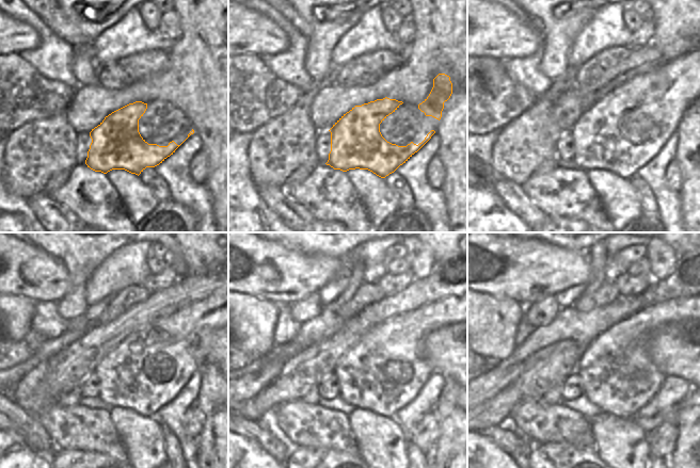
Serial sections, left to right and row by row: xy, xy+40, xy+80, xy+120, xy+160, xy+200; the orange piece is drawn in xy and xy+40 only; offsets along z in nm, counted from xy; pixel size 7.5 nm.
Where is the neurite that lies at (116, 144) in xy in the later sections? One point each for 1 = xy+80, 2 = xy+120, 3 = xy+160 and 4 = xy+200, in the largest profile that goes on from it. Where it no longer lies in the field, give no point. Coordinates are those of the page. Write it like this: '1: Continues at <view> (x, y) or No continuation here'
1: Continues at xy+80 (599, 144)
2: Continues at xy+120 (125, 383)
3: Continues at xy+160 (364, 383)
4: Continues at xy+200 (606, 384).

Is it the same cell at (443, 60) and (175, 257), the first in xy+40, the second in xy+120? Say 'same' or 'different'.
different

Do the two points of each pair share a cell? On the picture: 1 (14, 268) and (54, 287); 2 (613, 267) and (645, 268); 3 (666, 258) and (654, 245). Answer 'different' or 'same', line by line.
1: same
2: different
3: same

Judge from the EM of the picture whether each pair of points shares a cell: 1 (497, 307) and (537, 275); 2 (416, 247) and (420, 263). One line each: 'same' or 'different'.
1: different
2: same

